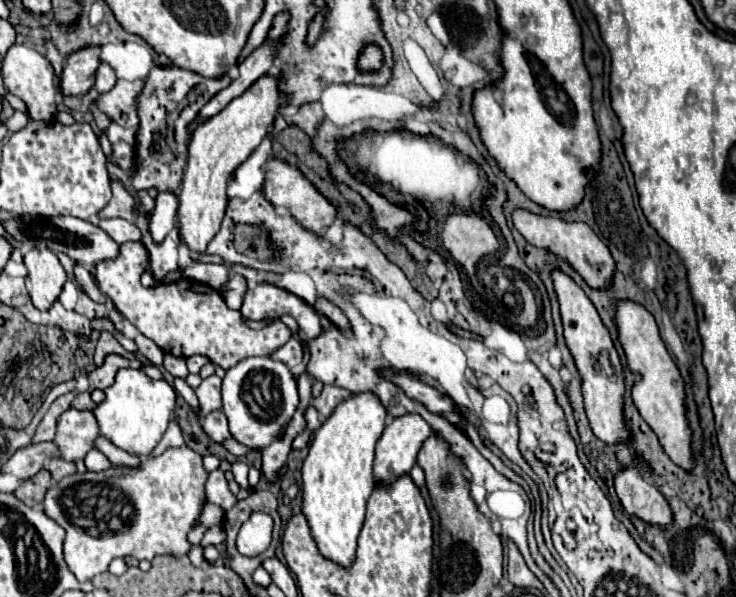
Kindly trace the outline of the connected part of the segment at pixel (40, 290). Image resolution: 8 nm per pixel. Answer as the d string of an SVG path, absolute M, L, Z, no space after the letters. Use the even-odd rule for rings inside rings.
M32 248L24 256L24 264L28 268L26 288L34 306L40 310L48 310L52 302L58 298L64 282L68 280L58 256L48 248Z

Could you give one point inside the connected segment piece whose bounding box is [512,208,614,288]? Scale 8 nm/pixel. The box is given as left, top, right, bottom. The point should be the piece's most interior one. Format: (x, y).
(576, 242)

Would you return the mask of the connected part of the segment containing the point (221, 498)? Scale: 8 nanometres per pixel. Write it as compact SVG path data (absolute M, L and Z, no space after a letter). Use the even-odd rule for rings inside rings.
M212 472L208 476L208 482L206 482L206 498L210 502L236 502L236 496L228 490L226 482L224 482L224 472Z

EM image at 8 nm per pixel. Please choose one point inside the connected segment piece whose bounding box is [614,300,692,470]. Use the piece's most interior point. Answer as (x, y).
(659, 394)

